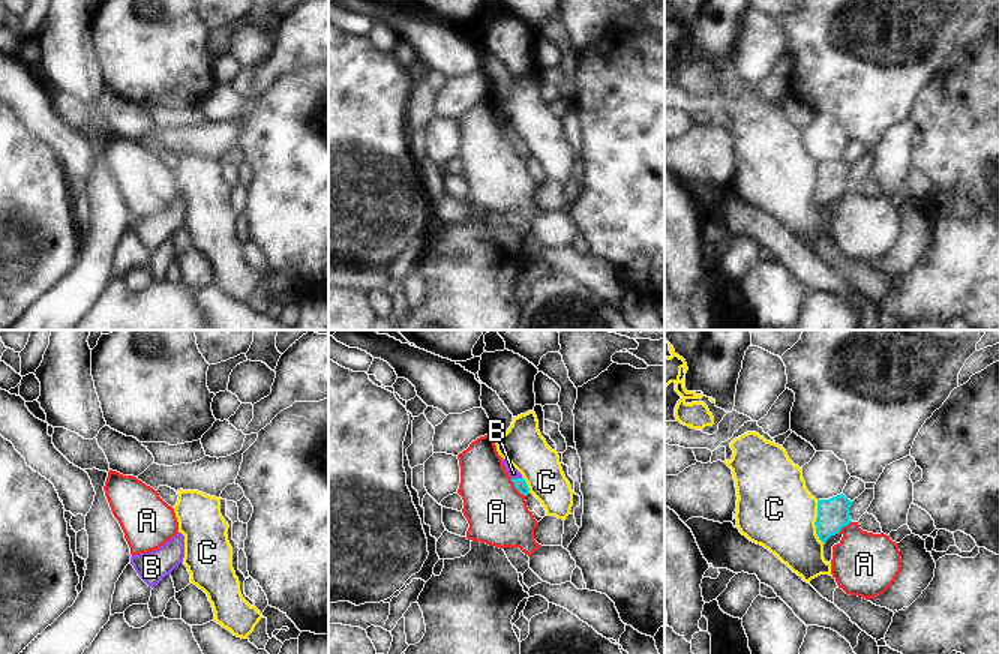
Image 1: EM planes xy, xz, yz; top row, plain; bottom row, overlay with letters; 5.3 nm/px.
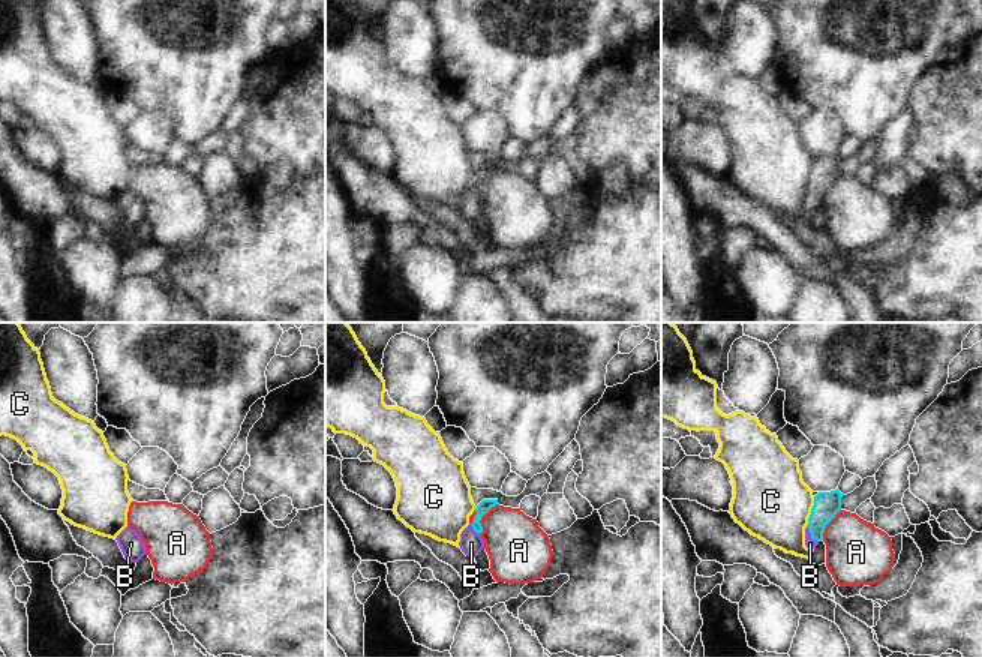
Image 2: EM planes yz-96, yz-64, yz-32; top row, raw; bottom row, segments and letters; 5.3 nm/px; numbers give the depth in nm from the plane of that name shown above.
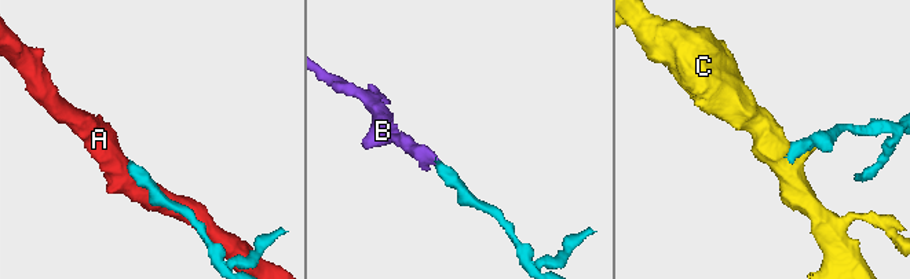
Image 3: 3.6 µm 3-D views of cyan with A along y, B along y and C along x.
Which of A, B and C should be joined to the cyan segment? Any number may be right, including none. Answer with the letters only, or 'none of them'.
B

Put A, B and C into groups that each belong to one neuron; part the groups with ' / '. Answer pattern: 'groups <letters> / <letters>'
groups A / B / C

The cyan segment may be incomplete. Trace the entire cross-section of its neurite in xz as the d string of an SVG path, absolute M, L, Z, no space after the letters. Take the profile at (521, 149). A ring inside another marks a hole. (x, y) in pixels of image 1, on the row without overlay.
M501 123L501 124L502 124L502 129L504 129L506 135L512 141L512 146L514 147L514 152L522 159L526 160L530 158L530 152L528 152L525 142L522 141L522 138L512 128L508 128L506 123Z

